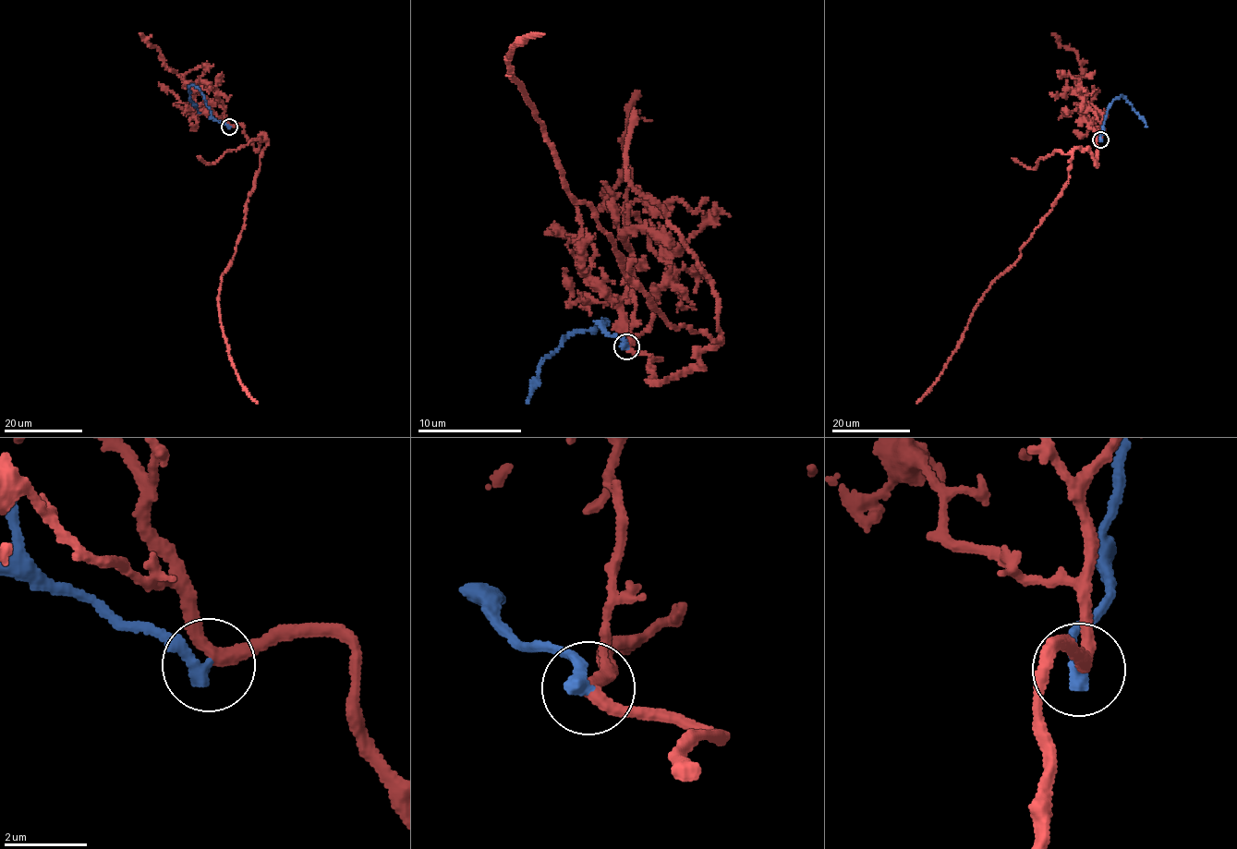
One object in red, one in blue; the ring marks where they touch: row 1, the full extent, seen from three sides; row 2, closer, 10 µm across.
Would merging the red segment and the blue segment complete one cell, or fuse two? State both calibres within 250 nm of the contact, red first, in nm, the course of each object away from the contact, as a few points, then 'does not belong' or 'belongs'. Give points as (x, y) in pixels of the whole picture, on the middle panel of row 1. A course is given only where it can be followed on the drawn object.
280/320 nm | red via (626, 349), (658, 357), (652, 382), (720, 340), (671, 328), (575, 201), (504, 59), (542, 34) | blue via (626, 346), (622, 337), (608, 335), (605, 321), (595, 329), (579, 330), (540, 363), (528, 403) | does not belong

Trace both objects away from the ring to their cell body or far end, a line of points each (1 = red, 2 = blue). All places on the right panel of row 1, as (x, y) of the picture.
1: (1101, 139), (1097, 164), (1086, 149), (1073, 151), (1061, 195), (1020, 256), (993, 282), (939, 376), (917, 403)
2: (1100, 139), (1109, 105), (1121, 96), (1146, 127)

